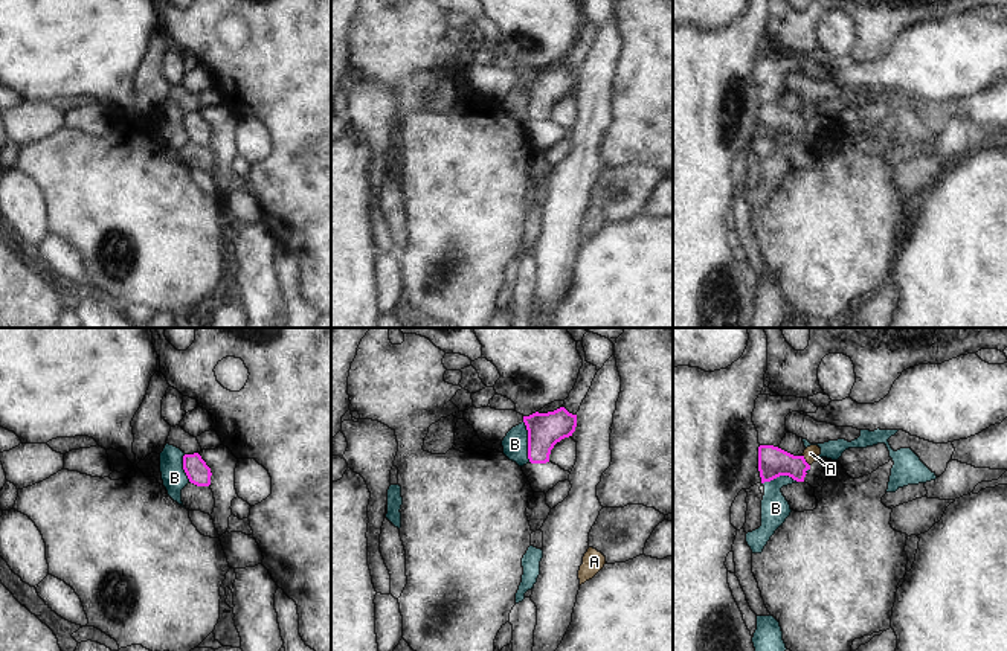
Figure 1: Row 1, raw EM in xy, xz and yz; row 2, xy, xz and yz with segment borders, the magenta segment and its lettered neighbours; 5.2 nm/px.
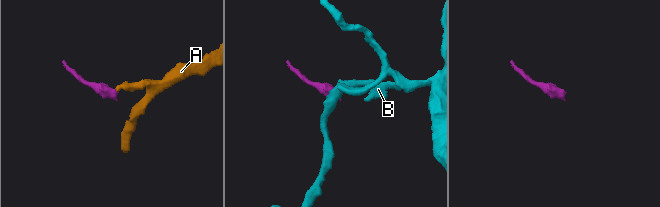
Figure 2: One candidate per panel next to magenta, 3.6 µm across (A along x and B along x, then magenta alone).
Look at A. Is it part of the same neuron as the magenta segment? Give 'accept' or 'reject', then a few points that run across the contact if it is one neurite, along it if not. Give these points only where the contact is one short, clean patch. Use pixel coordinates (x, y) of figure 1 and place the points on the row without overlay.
accept; line yz (772, 121), (804, 119), (810, 112)

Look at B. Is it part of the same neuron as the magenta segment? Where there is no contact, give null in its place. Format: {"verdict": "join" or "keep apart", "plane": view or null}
{"verdict": "keep apart", "plane": "xz"}

